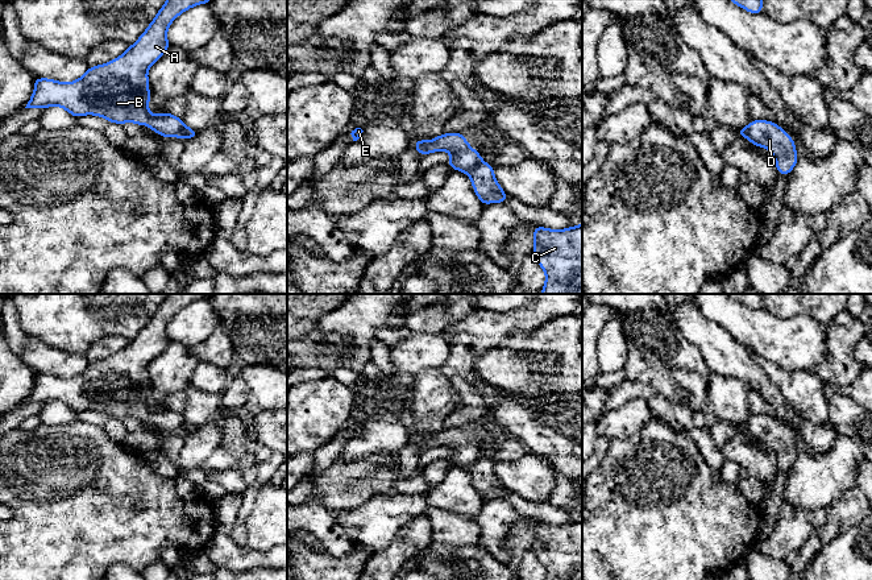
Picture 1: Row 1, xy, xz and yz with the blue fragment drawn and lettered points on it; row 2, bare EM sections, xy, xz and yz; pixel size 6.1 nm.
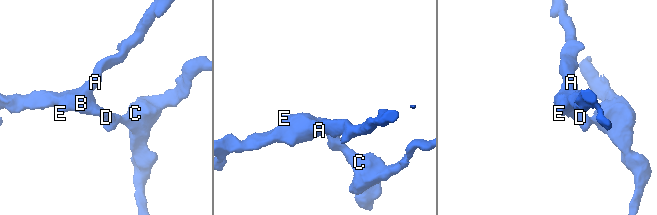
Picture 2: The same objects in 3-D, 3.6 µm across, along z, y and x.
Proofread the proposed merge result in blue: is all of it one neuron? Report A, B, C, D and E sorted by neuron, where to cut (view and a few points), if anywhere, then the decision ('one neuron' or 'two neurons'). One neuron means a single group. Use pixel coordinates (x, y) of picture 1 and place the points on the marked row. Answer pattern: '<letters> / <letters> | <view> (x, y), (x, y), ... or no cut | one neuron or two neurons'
A B E / C D | xz (481, 160), (466, 173) | two neurons

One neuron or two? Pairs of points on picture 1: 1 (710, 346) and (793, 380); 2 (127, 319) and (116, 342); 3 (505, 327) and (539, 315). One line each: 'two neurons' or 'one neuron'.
1: two neurons
2: two neurons
3: one neuron

